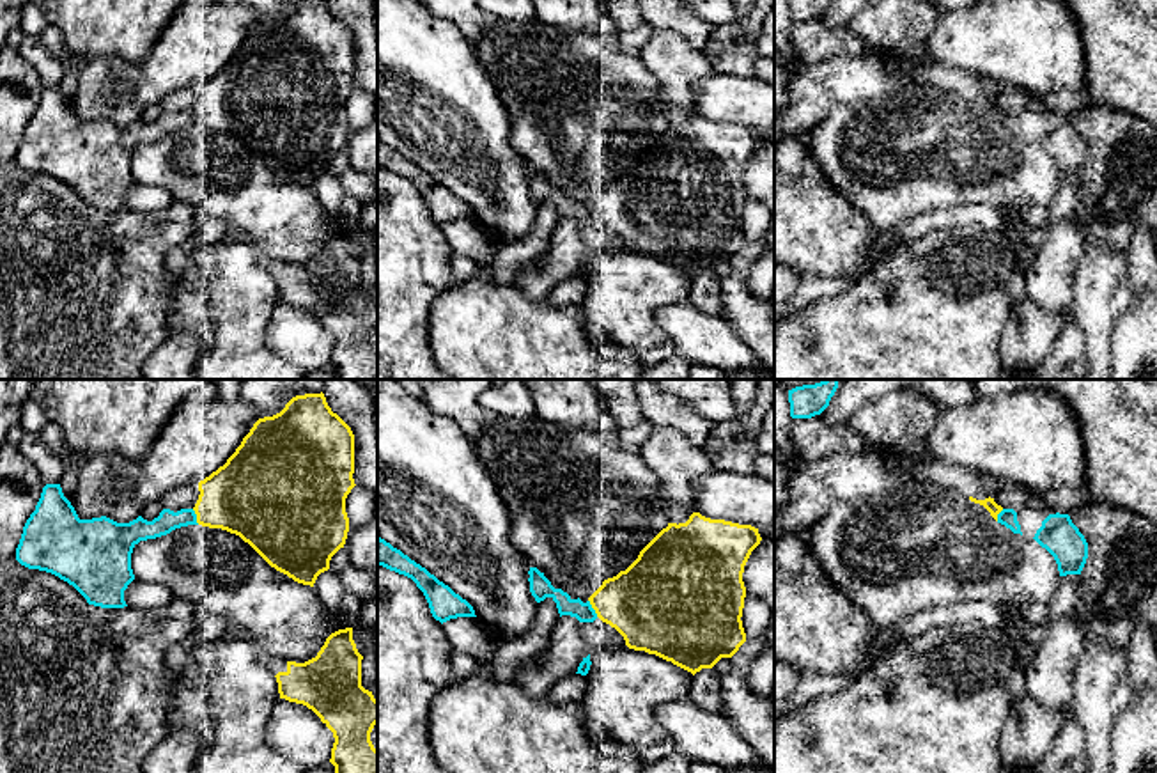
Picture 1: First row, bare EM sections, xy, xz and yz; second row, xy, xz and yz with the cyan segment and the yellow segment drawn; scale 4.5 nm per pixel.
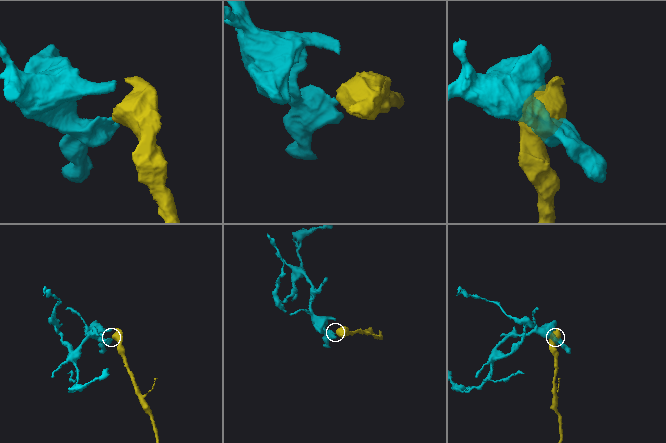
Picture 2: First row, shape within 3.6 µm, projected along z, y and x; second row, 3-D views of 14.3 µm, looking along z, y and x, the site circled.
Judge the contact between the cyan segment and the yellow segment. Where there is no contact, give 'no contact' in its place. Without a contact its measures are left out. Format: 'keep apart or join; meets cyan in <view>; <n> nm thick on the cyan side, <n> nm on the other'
keep apart; meets cyan in xz; 90 nm thick on the cyan side, 360 nm on the other

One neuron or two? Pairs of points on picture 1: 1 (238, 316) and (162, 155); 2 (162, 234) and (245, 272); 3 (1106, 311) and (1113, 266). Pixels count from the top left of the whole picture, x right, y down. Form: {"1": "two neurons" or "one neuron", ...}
{"1": "two neurons", "2": "two neurons", "3": "one neuron"}

